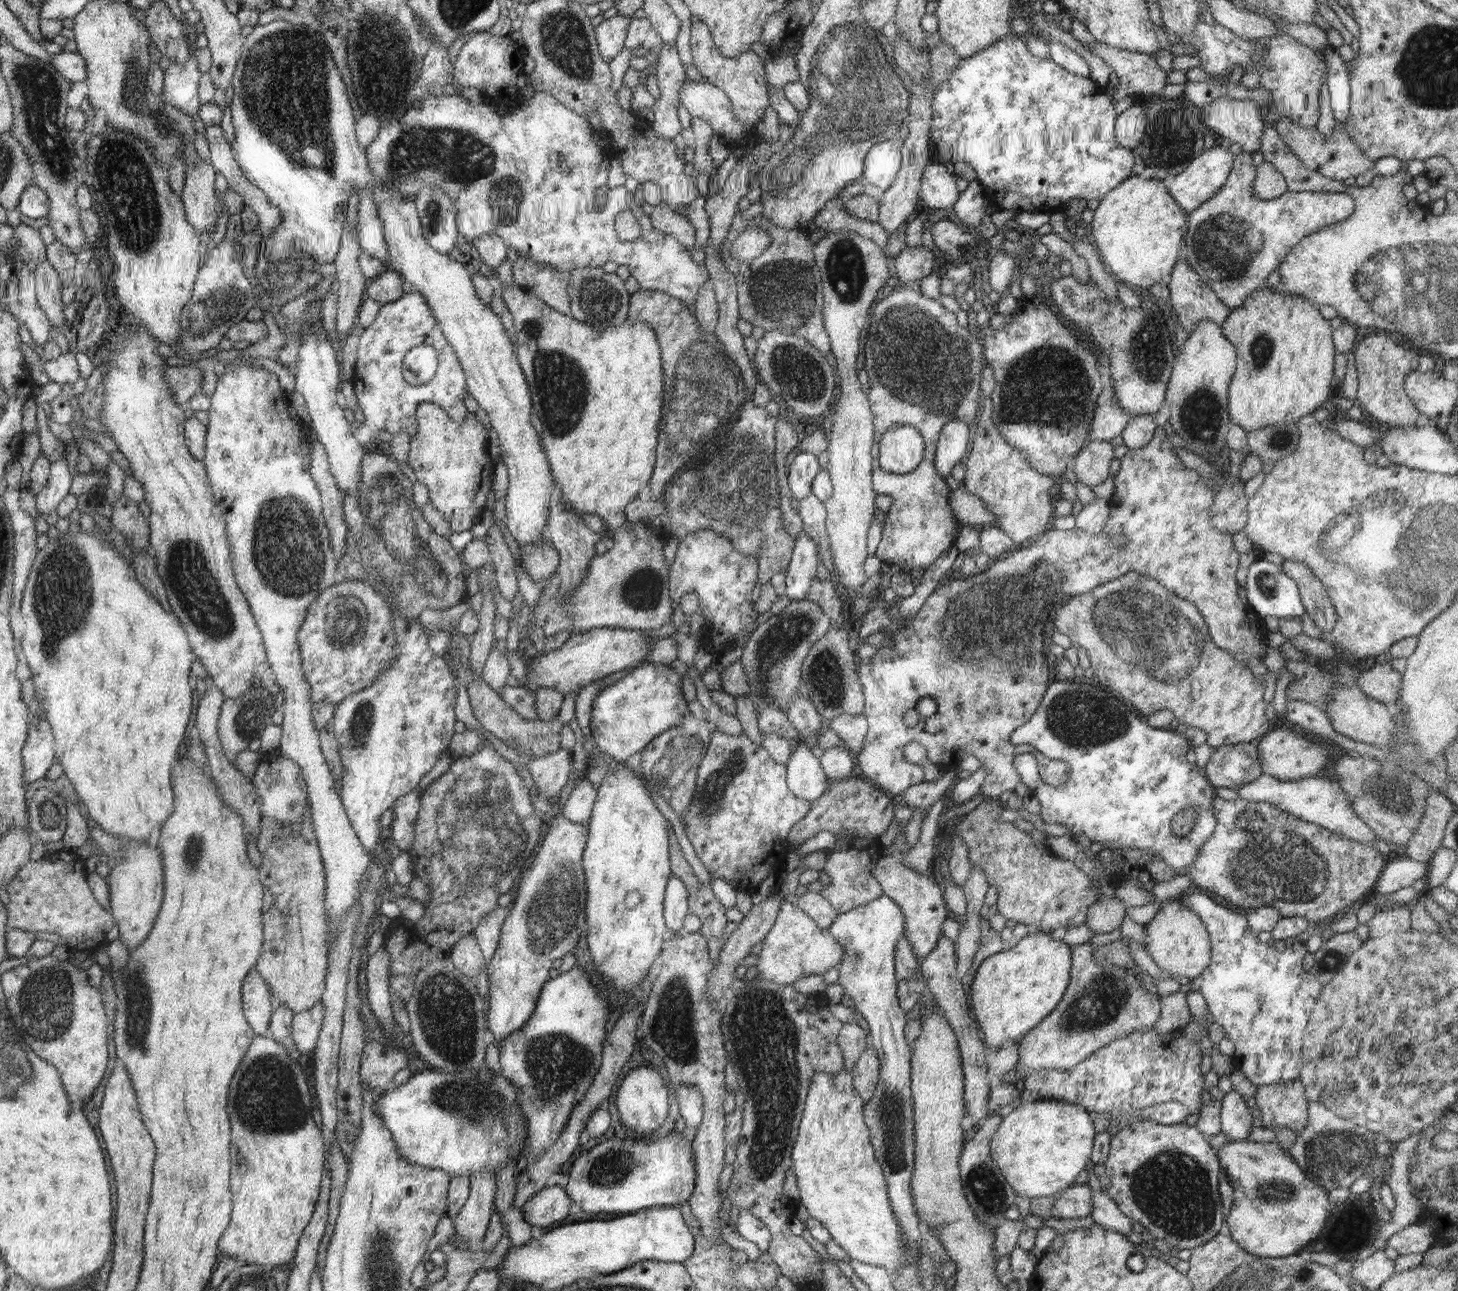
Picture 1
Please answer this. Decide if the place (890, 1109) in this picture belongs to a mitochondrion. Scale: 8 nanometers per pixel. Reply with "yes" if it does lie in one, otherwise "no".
yes

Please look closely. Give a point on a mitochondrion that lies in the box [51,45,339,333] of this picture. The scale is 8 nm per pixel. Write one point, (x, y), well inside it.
(128, 191)

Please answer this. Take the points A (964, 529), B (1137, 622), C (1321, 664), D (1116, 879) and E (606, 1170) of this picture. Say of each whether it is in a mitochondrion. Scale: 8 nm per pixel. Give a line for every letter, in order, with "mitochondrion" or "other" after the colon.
A: other
B: mitochondrion
C: other
D: other
E: mitochondrion

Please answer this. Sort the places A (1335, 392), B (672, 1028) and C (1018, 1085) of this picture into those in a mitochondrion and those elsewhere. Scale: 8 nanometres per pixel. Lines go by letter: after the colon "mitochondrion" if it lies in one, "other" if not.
A: other
B: mitochondrion
C: other

